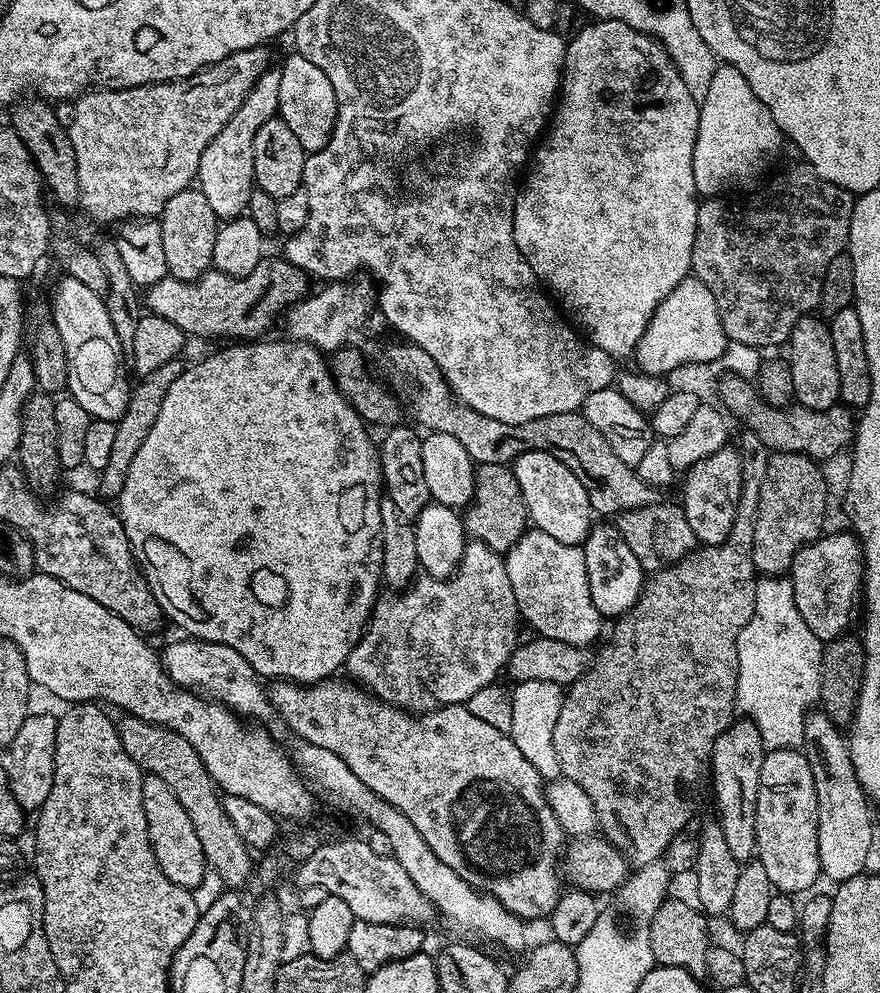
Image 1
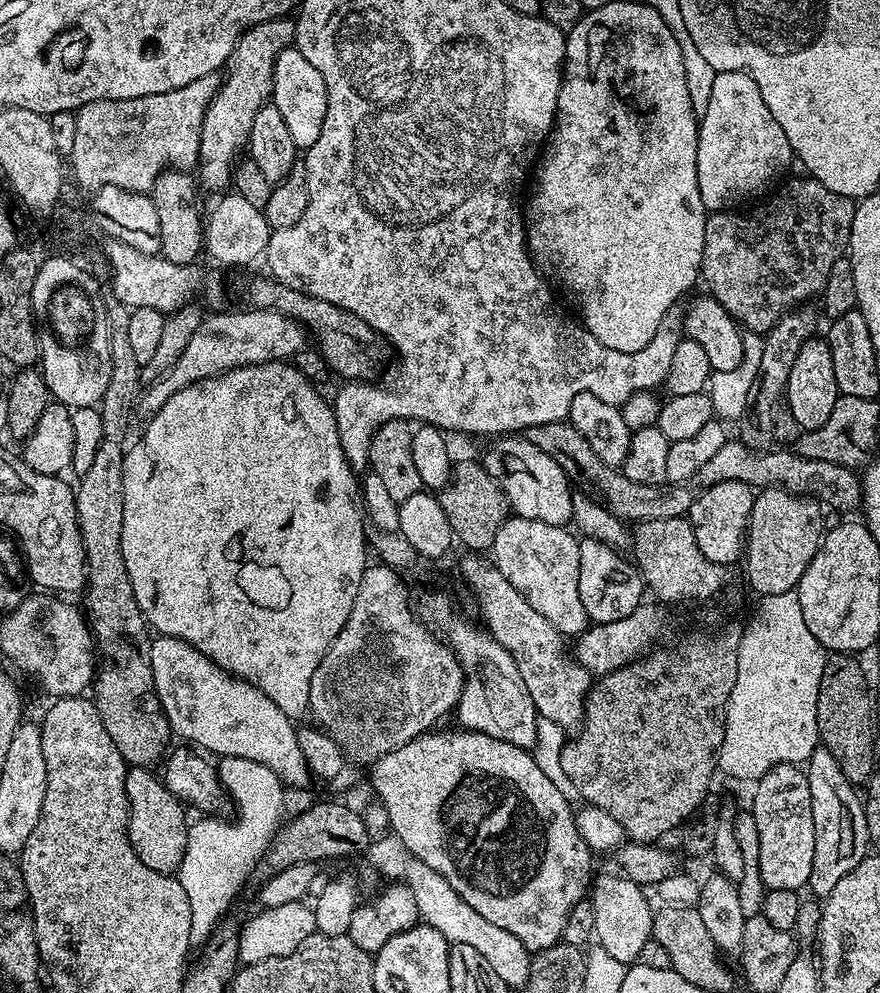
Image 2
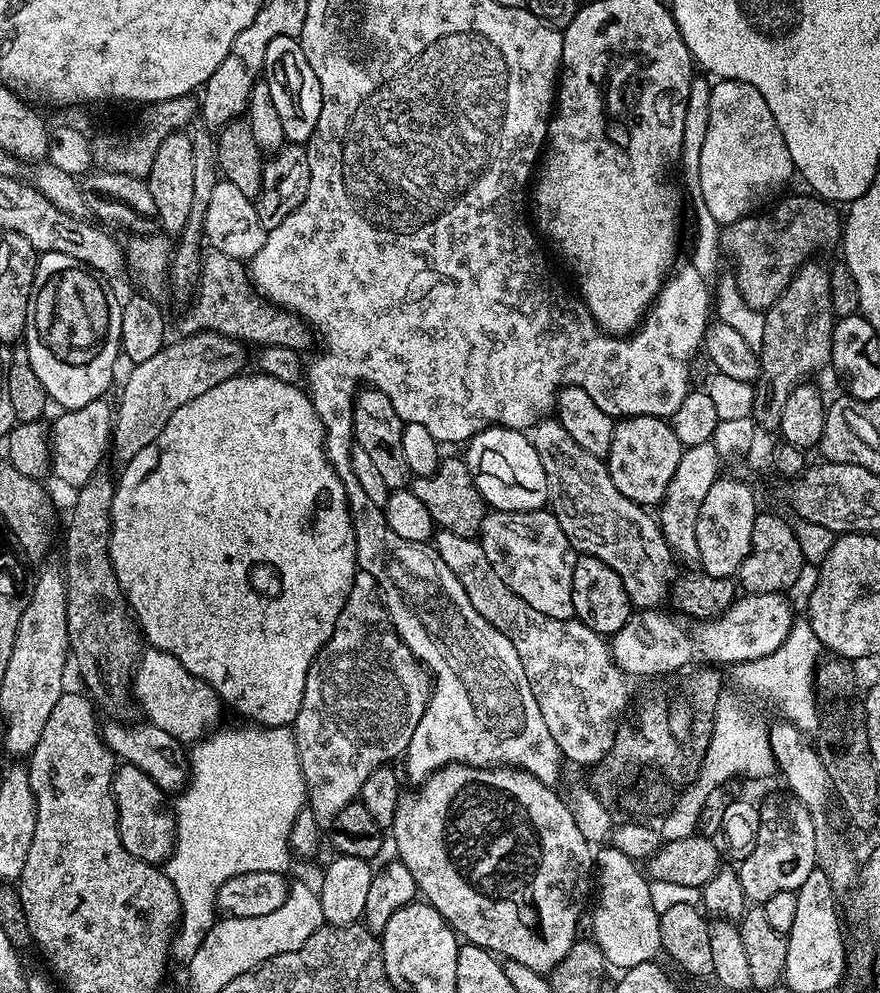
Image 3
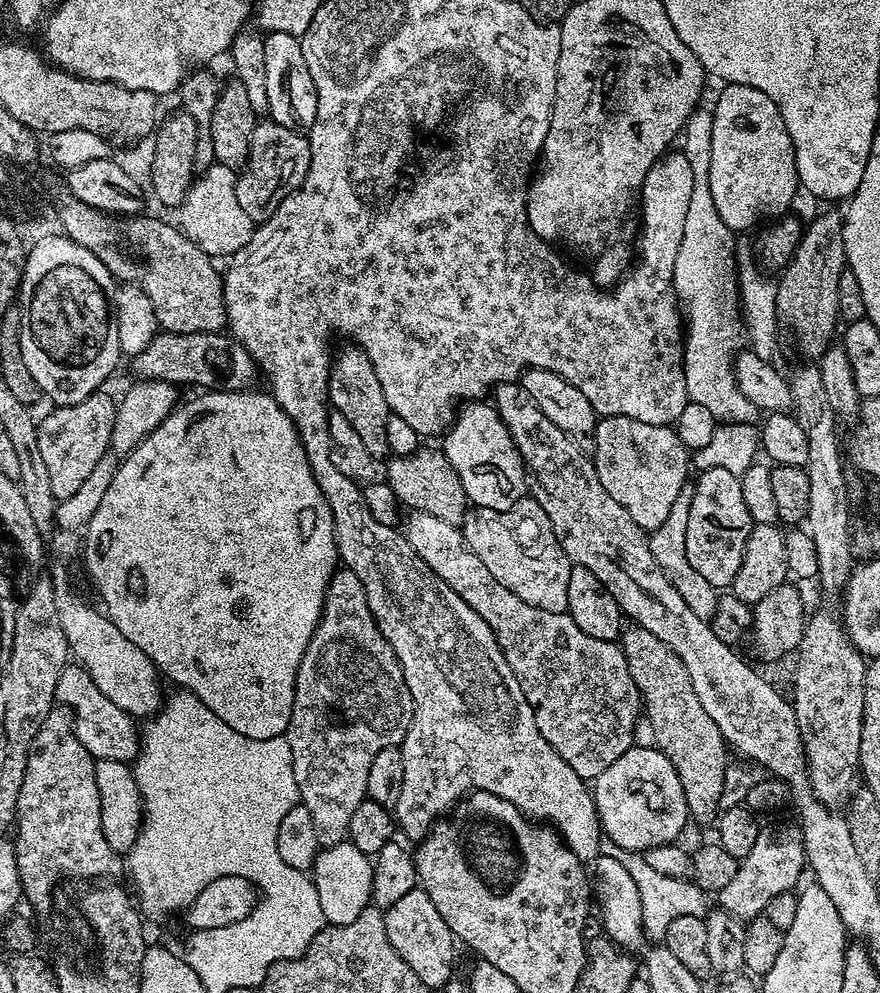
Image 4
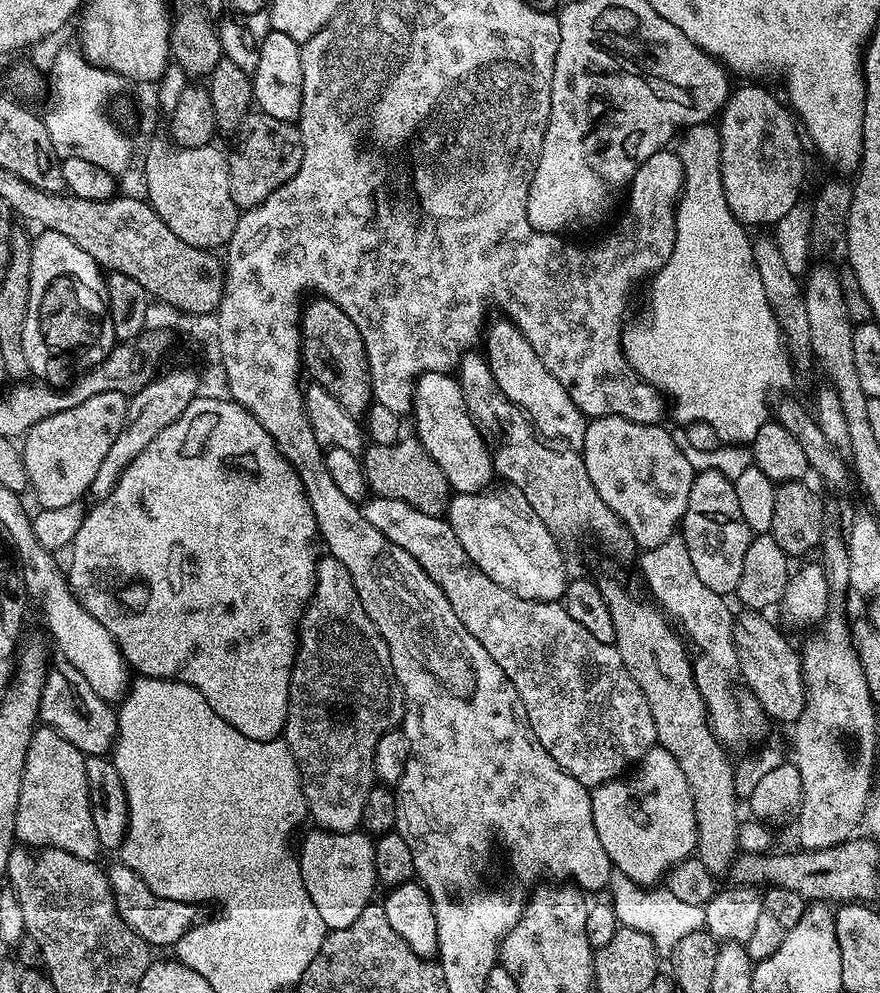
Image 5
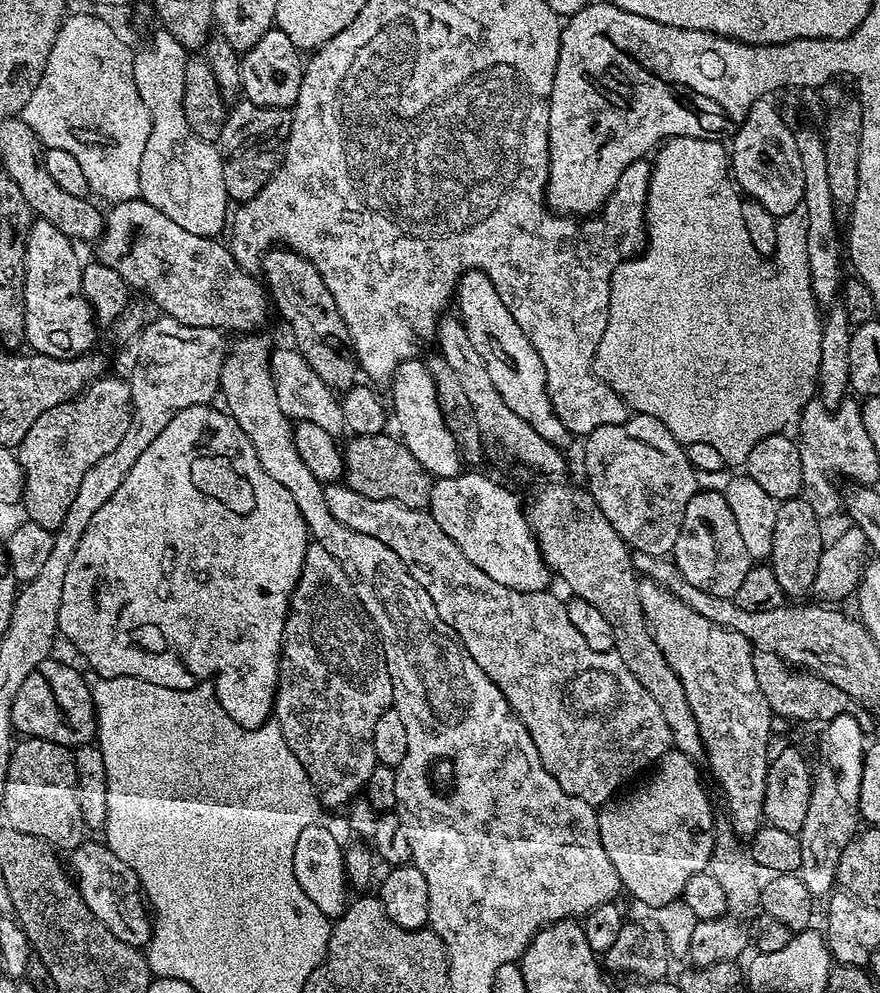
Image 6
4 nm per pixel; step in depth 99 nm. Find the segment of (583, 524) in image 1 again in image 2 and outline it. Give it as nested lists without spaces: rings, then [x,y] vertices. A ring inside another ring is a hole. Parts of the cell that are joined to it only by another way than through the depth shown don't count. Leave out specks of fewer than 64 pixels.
[[[500,438],[482,457],[485,470],[499,482],[506,494],[509,509],[522,518],[564,526],[573,519],[572,484],[568,481],[565,465],[550,454],[538,450],[526,438]]]

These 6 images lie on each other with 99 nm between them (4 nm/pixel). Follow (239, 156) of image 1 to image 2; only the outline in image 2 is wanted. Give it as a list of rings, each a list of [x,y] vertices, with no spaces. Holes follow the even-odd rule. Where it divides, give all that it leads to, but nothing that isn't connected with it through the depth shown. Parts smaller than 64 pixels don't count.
[[[295,19],[267,20],[254,25],[253,28],[247,28],[238,38],[231,56],[228,57],[220,88],[206,110],[200,139],[198,180],[203,187],[205,184],[210,191],[216,192],[215,194],[223,193],[233,183],[233,171],[240,156],[238,154],[243,153],[248,147],[250,126],[254,126],[254,117],[257,116],[258,110],[262,110],[262,106],[272,99],[272,79],[276,56],[284,48],[293,47],[295,38]]]

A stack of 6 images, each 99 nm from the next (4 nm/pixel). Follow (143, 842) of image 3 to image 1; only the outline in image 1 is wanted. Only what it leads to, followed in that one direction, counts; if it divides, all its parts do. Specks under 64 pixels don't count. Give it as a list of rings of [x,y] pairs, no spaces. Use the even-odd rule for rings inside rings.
[[[145,775],[142,782],[142,810],[146,810],[150,846],[154,850],[154,858],[158,858],[158,866],[162,866],[162,874],[166,874],[170,882],[194,890],[202,882],[206,861],[202,854],[202,842],[198,842],[198,834],[194,834],[194,826],[186,810],[182,810],[182,802],[174,798],[162,778]]]

